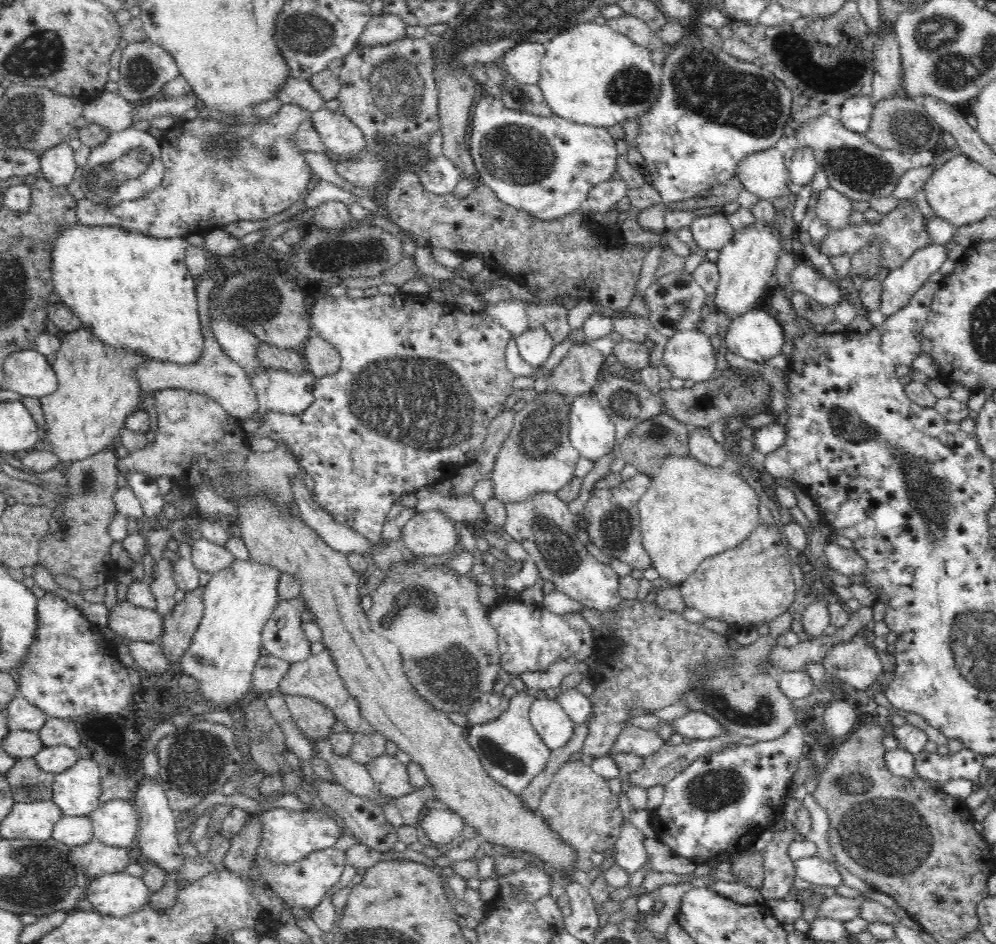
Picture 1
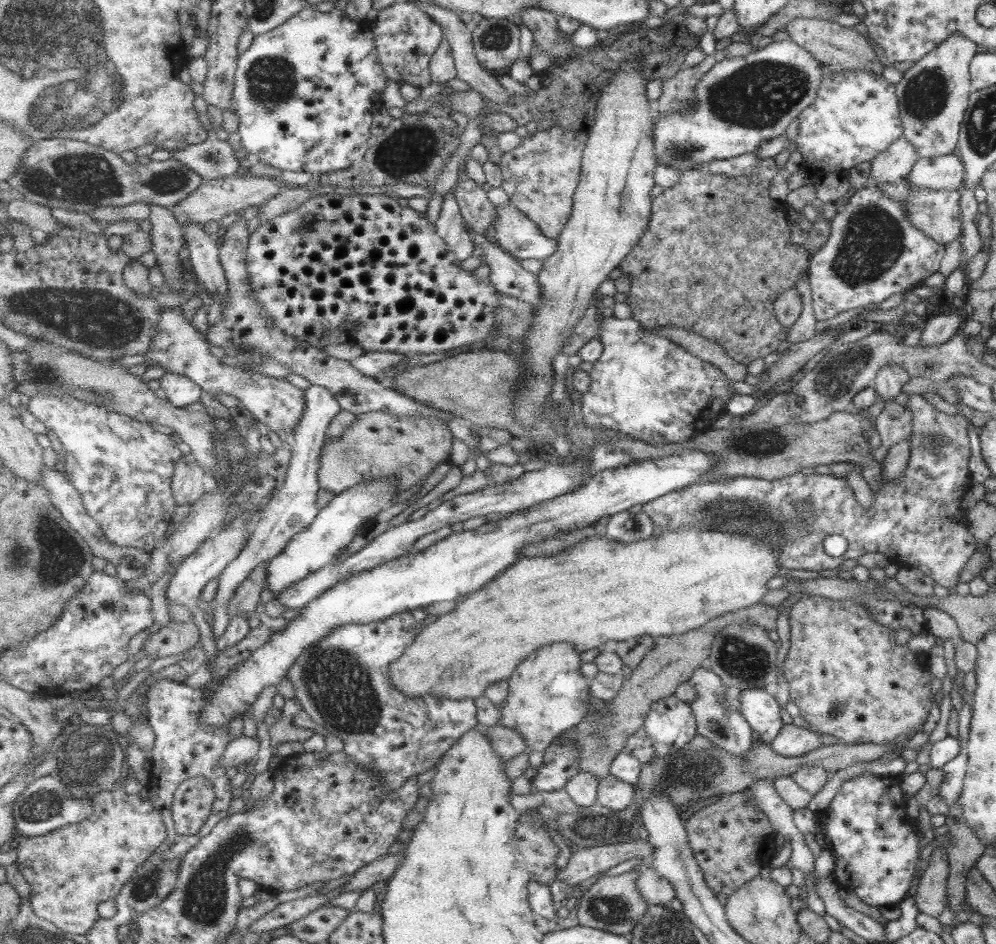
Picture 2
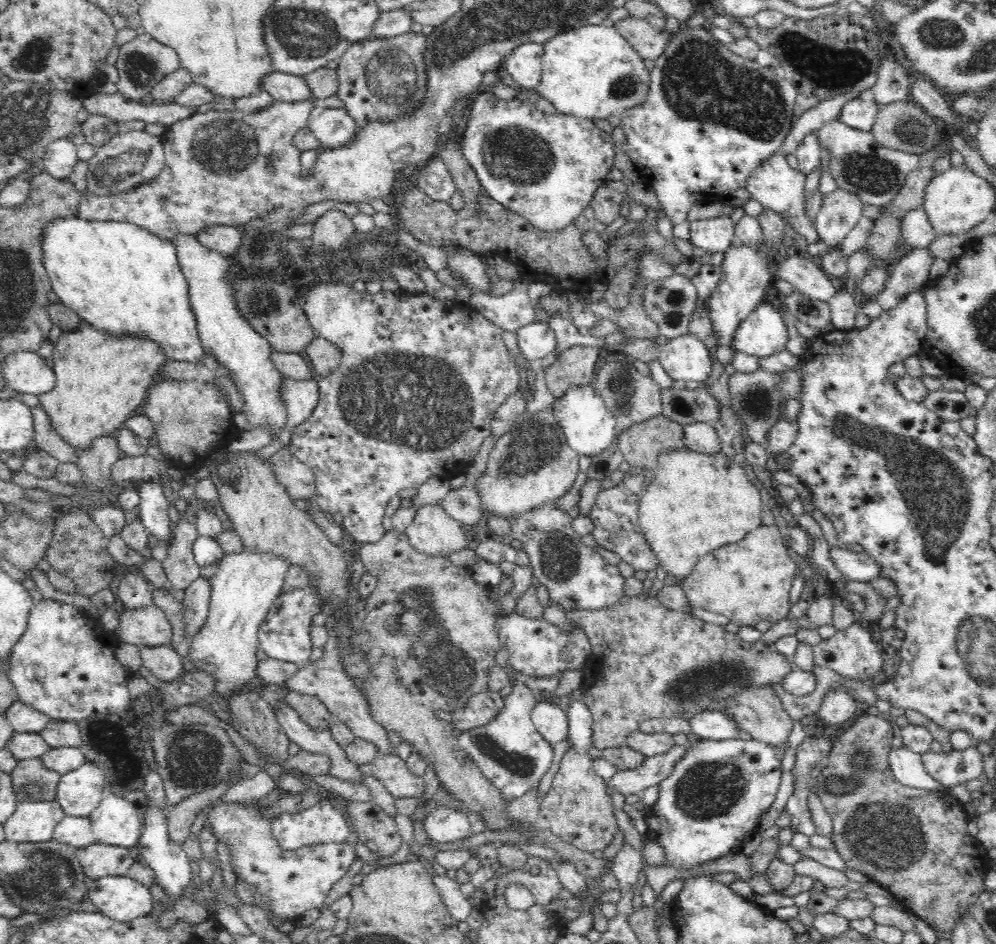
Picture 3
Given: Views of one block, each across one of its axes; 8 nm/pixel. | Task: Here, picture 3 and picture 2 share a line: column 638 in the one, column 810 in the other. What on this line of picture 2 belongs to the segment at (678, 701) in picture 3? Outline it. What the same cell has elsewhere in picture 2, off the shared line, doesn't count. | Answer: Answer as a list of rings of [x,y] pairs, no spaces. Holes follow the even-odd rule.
[[[807,595],[799,597],[789,607],[789,648],[782,665],[783,678],[789,686],[789,700],[797,706],[801,718],[809,724],[809,730],[814,733],[825,733],[837,738],[841,744],[871,743],[878,745],[905,746],[905,743],[921,729],[925,722],[931,701],[929,701],[930,673],[921,664],[917,663],[917,652],[910,651],[906,644],[899,645],[894,641],[894,632],[887,627],[875,624],[867,614],[867,609],[853,600],[835,600],[819,595]]]

